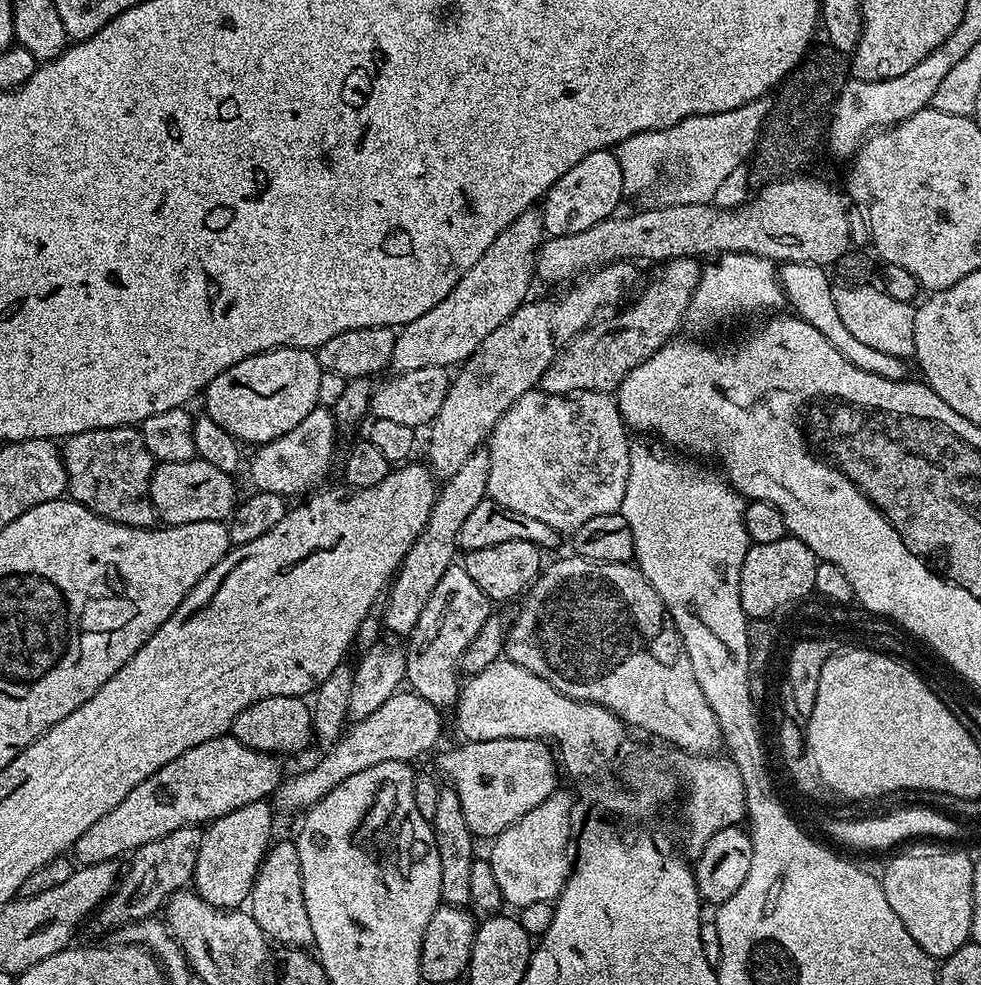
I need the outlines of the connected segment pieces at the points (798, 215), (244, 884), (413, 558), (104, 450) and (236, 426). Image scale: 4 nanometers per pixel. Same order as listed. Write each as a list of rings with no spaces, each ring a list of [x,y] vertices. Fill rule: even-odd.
[[[793,174],[787,178],[776,178],[761,190],[760,193],[753,195],[743,206],[738,208],[718,208],[712,204],[667,204],[665,206],[652,206],[649,212],[636,212],[633,216],[624,216],[621,220],[617,218],[609,218],[598,222],[598,226],[590,226],[590,230],[582,230],[582,234],[570,234],[569,236],[553,236],[545,239],[540,245],[540,249],[536,251],[536,275],[537,281],[545,280],[548,284],[560,284],[563,280],[575,281],[579,272],[587,273],[589,270],[595,270],[605,264],[614,264],[617,262],[637,262],[636,260],[656,260],[655,262],[663,262],[673,259],[677,256],[691,256],[693,258],[707,257],[709,254],[719,254],[722,252],[749,252],[755,256],[761,256],[773,262],[806,262],[807,264],[819,264],[821,266],[835,265],[836,261],[843,258],[850,251],[852,239],[850,238],[850,222],[848,221],[849,201],[846,199],[845,193],[840,192],[836,188],[831,188],[824,180],[815,180],[812,176],[804,176],[808,174]]]
[[[259,800],[258,802],[250,802],[250,806],[242,806],[230,814],[220,816],[207,825],[202,838],[202,850],[198,850],[198,858],[191,878],[194,891],[206,903],[213,904],[218,909],[236,910],[243,905],[240,904],[243,900],[245,903],[251,897],[252,884],[256,881],[260,863],[264,861],[264,856],[268,853],[274,840],[274,835],[272,836],[272,812],[274,813],[274,808],[268,800]]]
[[[481,446],[466,458],[466,462],[459,468],[458,474],[439,485],[436,493],[436,505],[432,507],[430,518],[426,526],[412,543],[412,549],[400,563],[394,579],[386,592],[384,604],[384,624],[396,636],[407,637],[418,622],[422,610],[426,610],[426,602],[430,602],[430,594],[434,594],[434,586],[442,579],[442,574],[453,567],[452,560],[458,556],[460,548],[460,531],[474,506],[488,496],[487,483],[490,477],[490,452],[487,447]]]
[[[139,427],[103,428],[74,434],[63,441],[62,455],[68,475],[67,495],[71,499],[78,501],[102,518],[125,524],[131,528],[150,528],[157,523],[158,517],[148,493],[154,461],[150,450],[146,450],[146,442],[142,438]]]
[[[275,348],[272,352],[246,358],[230,366],[230,370],[218,374],[218,378],[214,378],[204,389],[202,401],[208,407],[205,408],[208,417],[218,422],[222,430],[229,432],[235,440],[245,445],[261,446],[294,430],[294,426],[298,426],[298,422],[302,422],[306,414],[318,407],[321,403],[320,376],[322,377],[322,369],[316,361],[315,351],[306,348]]]

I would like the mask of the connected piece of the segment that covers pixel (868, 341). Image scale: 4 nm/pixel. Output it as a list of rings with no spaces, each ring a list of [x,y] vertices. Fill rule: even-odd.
[[[856,282],[851,286],[840,286],[834,291],[834,306],[838,306],[838,315],[846,330],[858,342],[870,346],[874,350],[882,350],[882,354],[894,354],[905,358],[915,357],[914,350],[914,318],[916,308],[907,300],[890,298],[890,294],[879,287],[871,288],[871,283]]]

